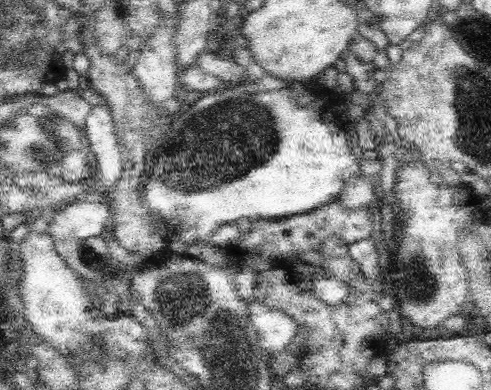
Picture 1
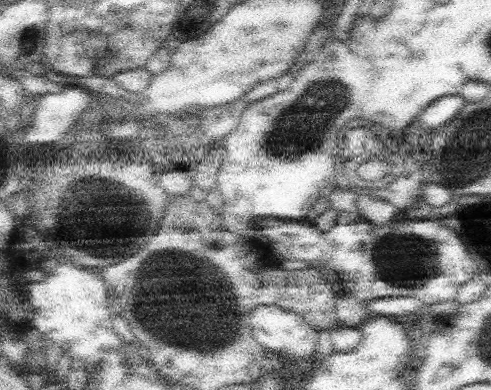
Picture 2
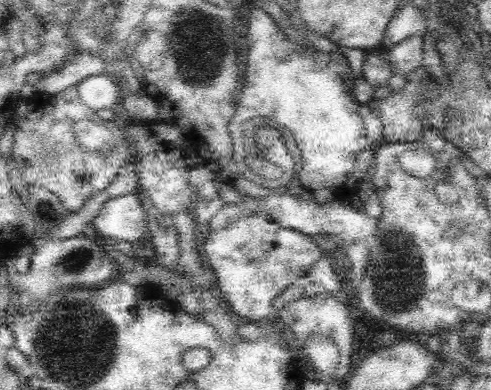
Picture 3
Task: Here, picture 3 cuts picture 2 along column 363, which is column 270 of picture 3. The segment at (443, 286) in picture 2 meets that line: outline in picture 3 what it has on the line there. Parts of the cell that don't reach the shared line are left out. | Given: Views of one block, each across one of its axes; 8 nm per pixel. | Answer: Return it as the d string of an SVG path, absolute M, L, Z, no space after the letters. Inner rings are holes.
M252 212L242 214L222 230L210 232L204 244L206 266L216 272L220 280L216 292L238 320L248 322L280 324L278 314L274 312L274 298L278 298L290 284L304 278L308 266L314 266L320 256L324 254L312 236L282 228L270 216Z

